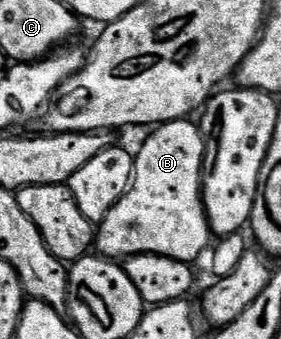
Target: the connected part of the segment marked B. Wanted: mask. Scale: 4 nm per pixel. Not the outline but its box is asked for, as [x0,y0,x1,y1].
[96,119,212,265]

